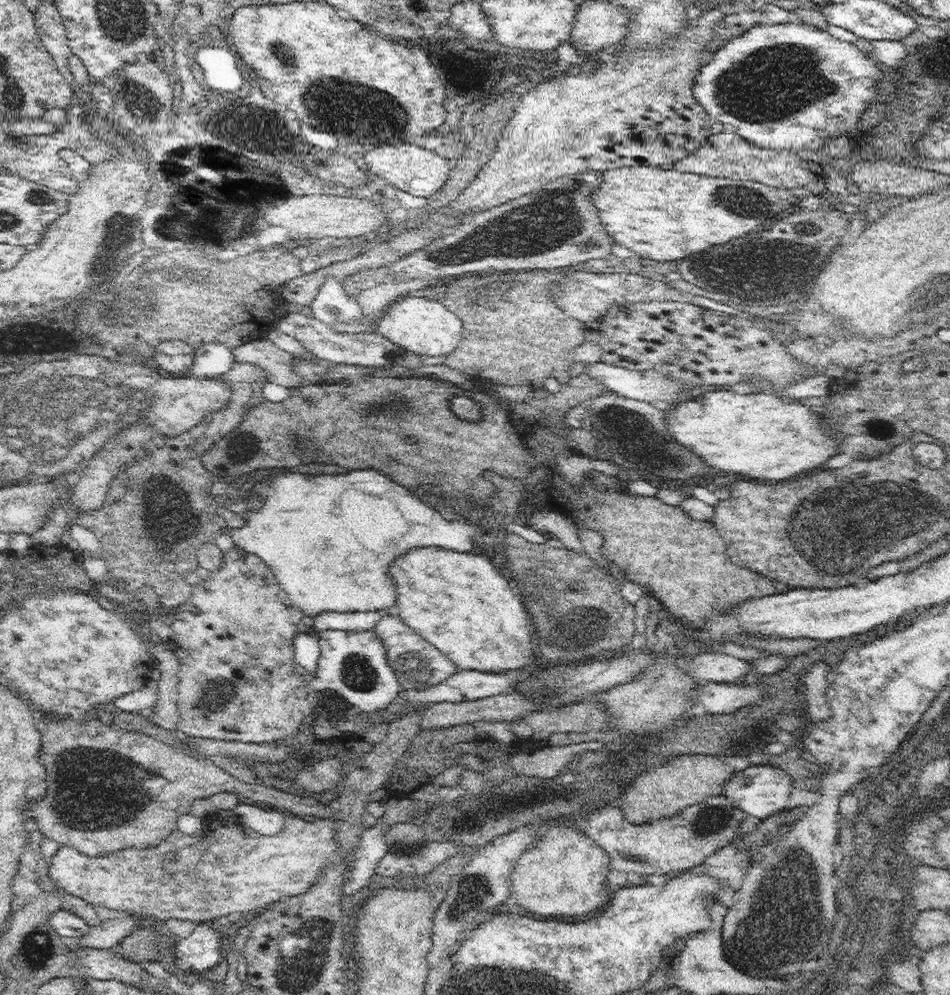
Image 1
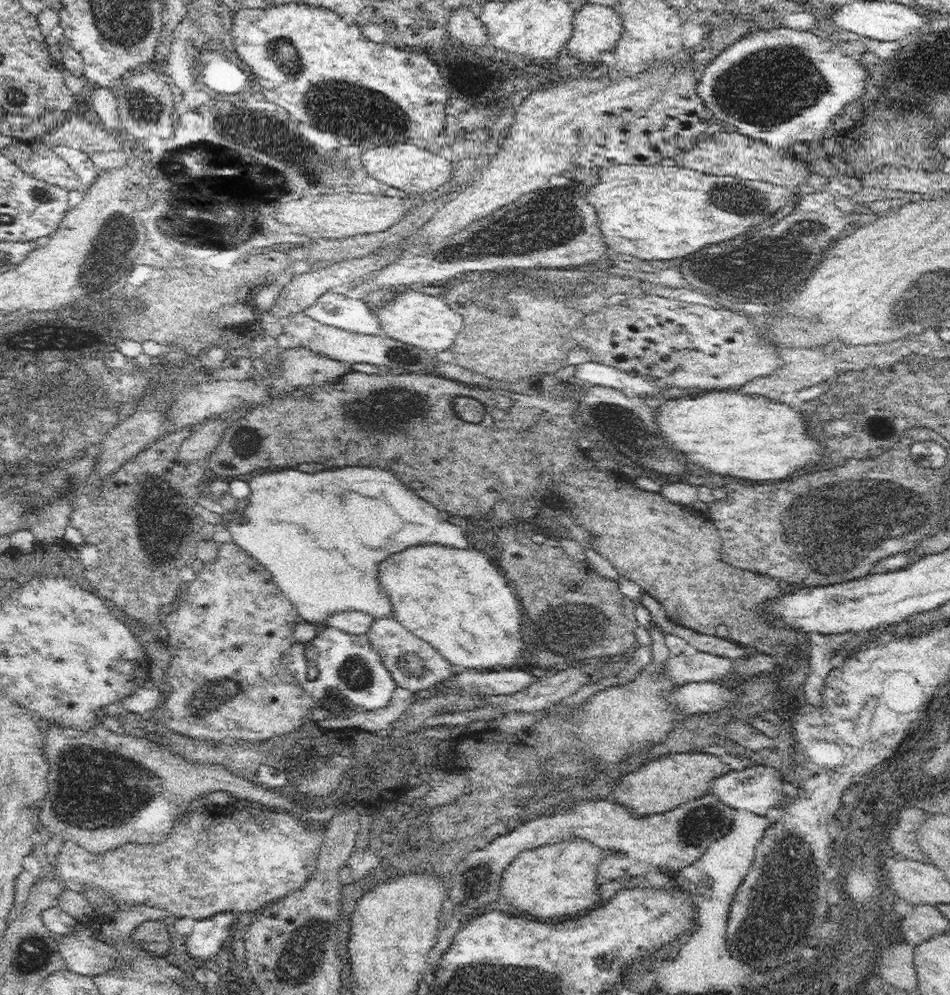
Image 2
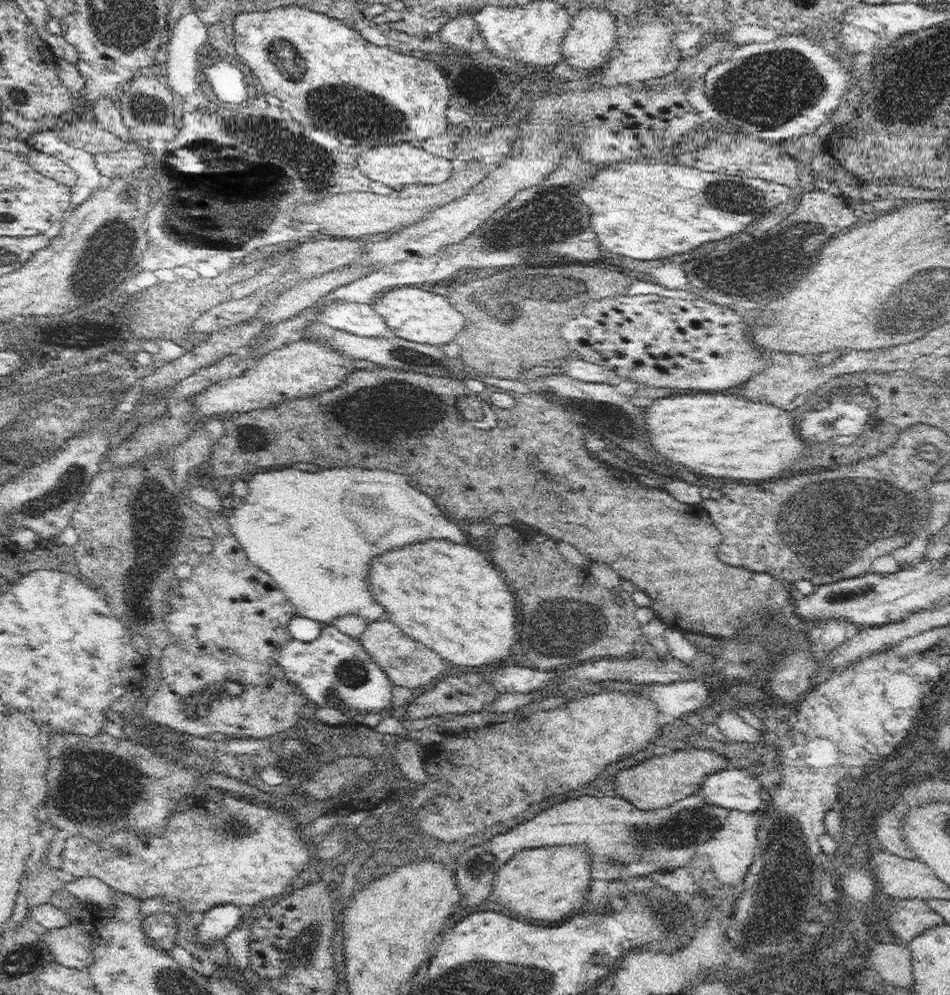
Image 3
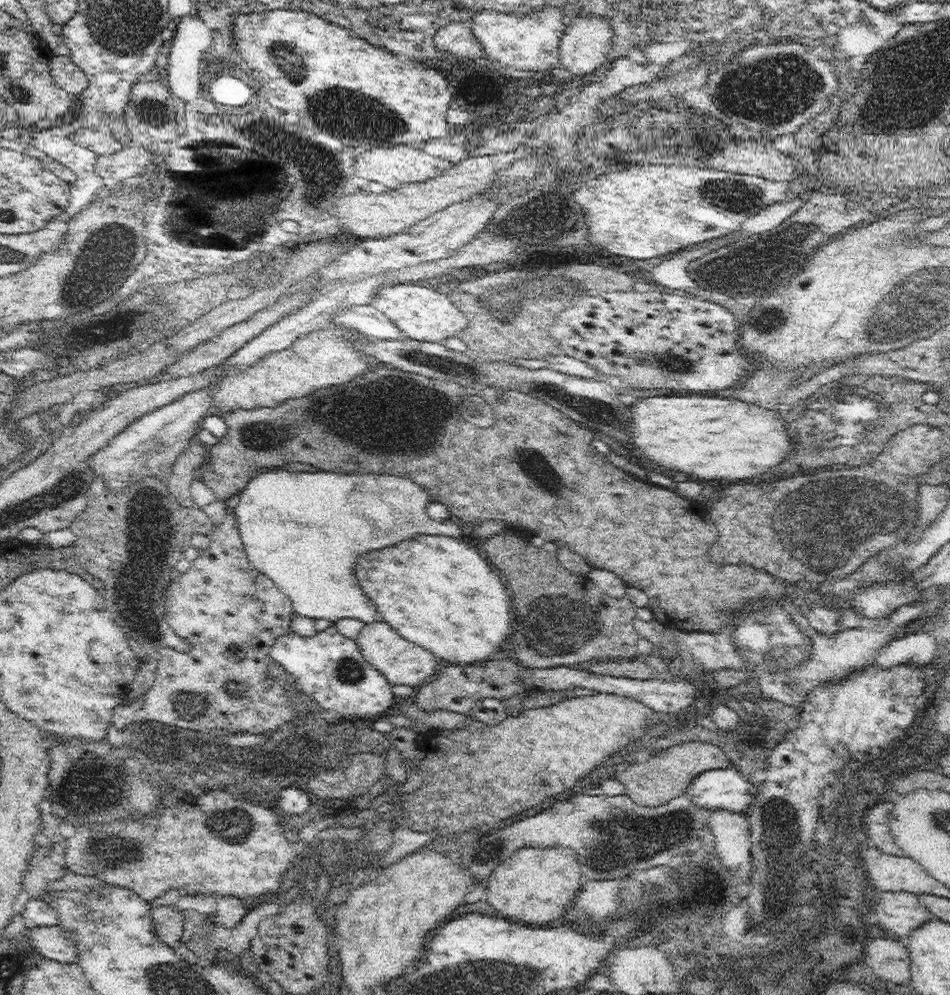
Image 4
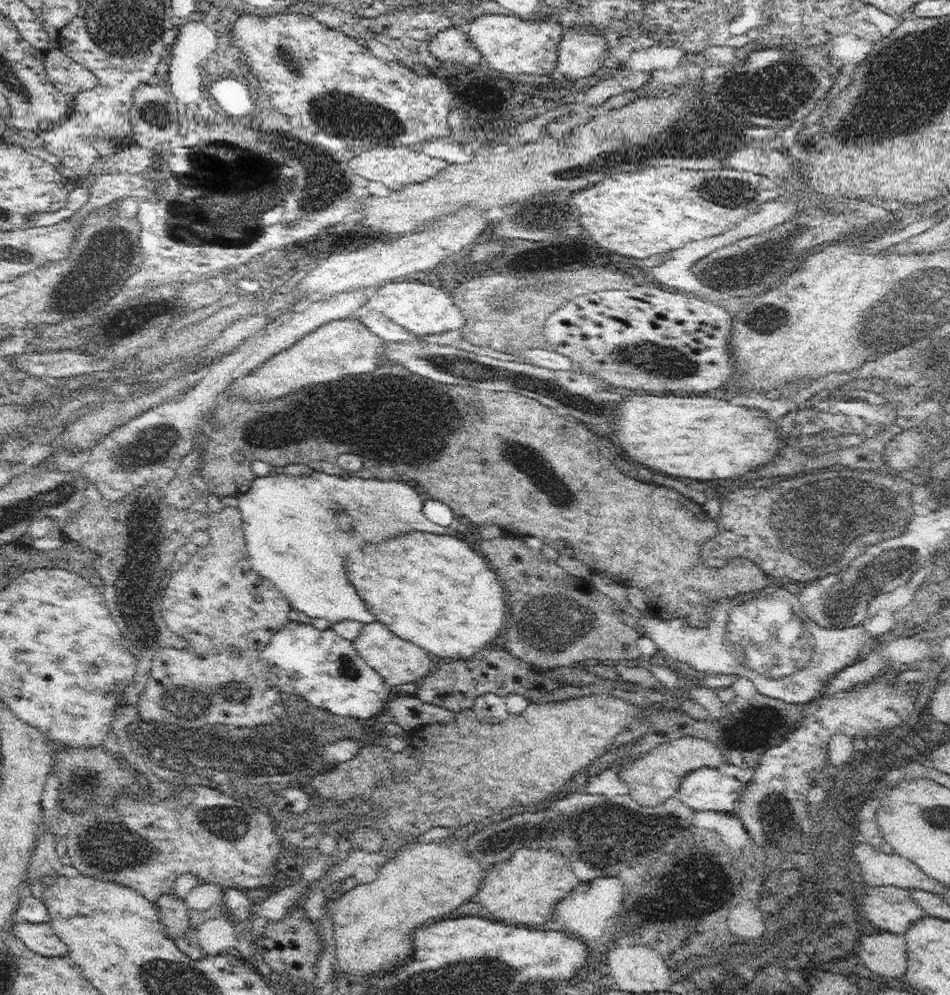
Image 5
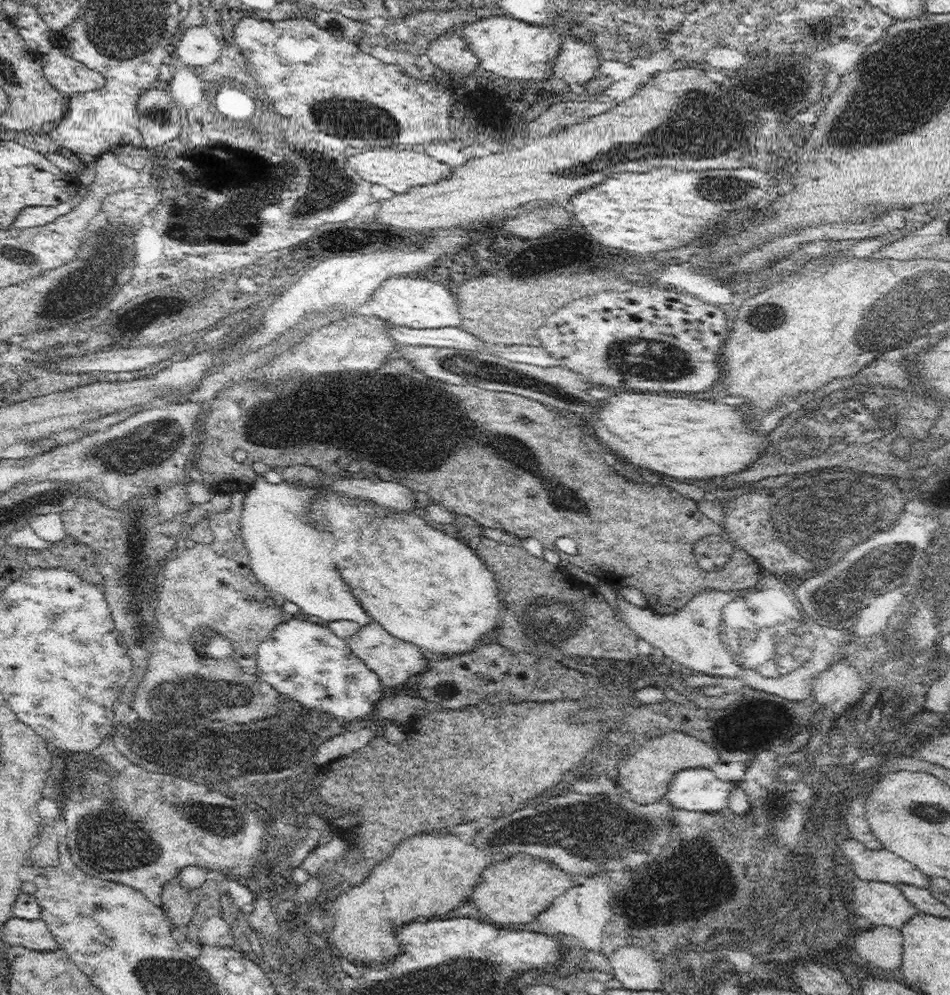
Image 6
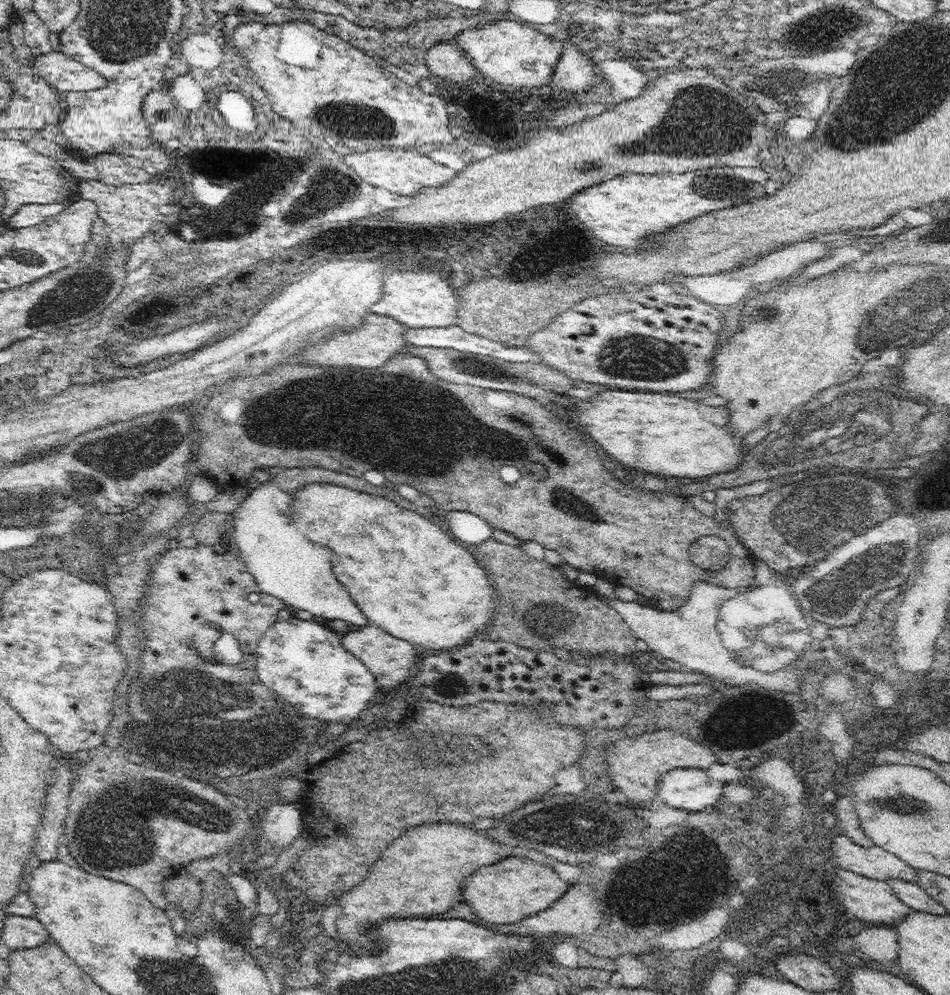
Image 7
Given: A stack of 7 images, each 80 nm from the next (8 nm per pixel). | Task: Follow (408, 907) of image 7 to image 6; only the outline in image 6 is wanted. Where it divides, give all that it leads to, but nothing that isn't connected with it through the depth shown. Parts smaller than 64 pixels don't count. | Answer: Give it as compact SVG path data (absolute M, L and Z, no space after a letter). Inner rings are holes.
M432 832L426 833L420 836L412 837L407 841L402 841L393 851L386 860L383 860L380 864L368 873L368 877L365 881L357 886L346 887L342 890L342 894L333 902L330 913L334 915L333 917L333 930L331 931L331 940L334 942L334 946L339 950L337 957L340 958L340 962L342 962L345 969L349 968L354 972L354 968L360 968L360 966L370 966L370 964L386 964L386 962L392 962L394 958L398 958L400 954L404 954L403 944L400 942L399 934L401 933L401 928L408 926L410 923L425 923L428 921L432 921L436 919L438 916L444 916L447 912L452 912L454 908L458 908L458 906L462 904L466 904L464 902L466 898L470 898L472 896L472 892L474 892L474 888L480 884L480 880L482 880L482 874L484 874L484 870L489 868L488 864L490 864L490 856L486 856L480 852L480 850L474 848L474 846L466 846L464 842L460 842L458 840L459 837L457 835L434 835Z

